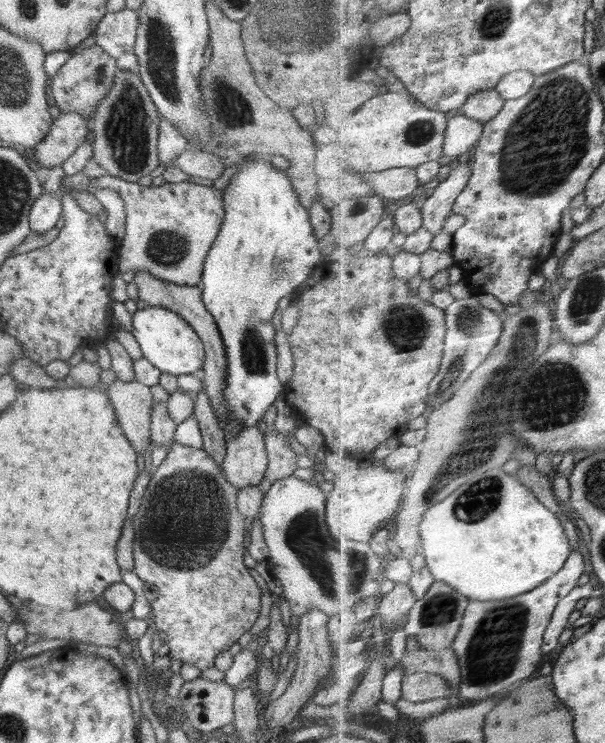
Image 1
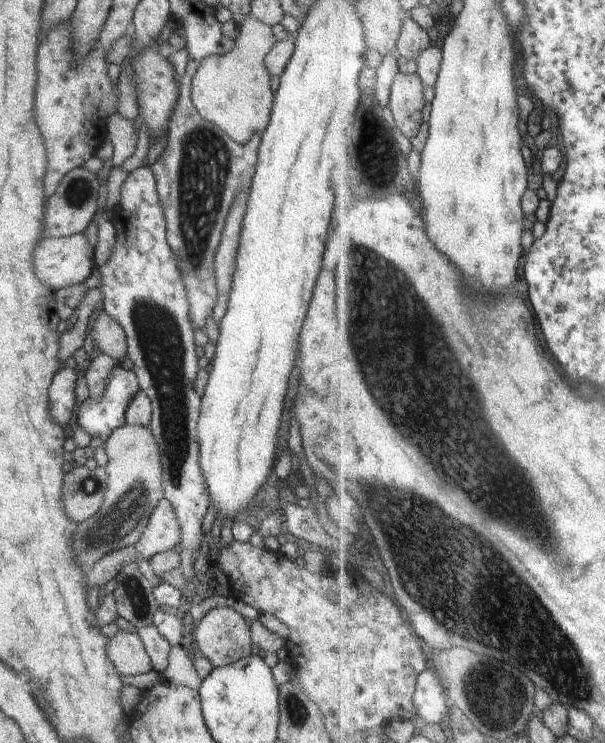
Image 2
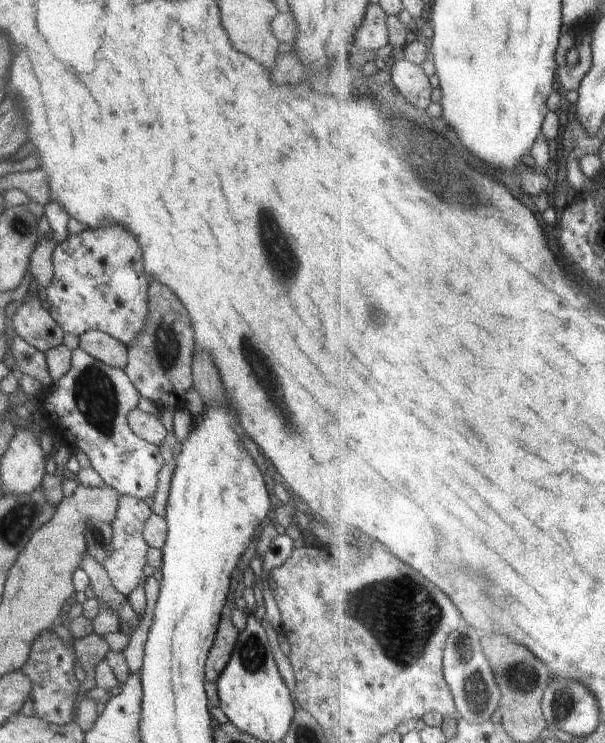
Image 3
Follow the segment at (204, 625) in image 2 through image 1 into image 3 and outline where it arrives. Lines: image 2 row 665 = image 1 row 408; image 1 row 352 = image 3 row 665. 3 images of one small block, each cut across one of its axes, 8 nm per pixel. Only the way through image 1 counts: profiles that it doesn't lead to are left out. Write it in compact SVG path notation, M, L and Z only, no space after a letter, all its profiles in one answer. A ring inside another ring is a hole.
M221 614L212 648L205 662L205 680L215 683L228 664L232 649L238 640L238 629L234 627L228 614Z

